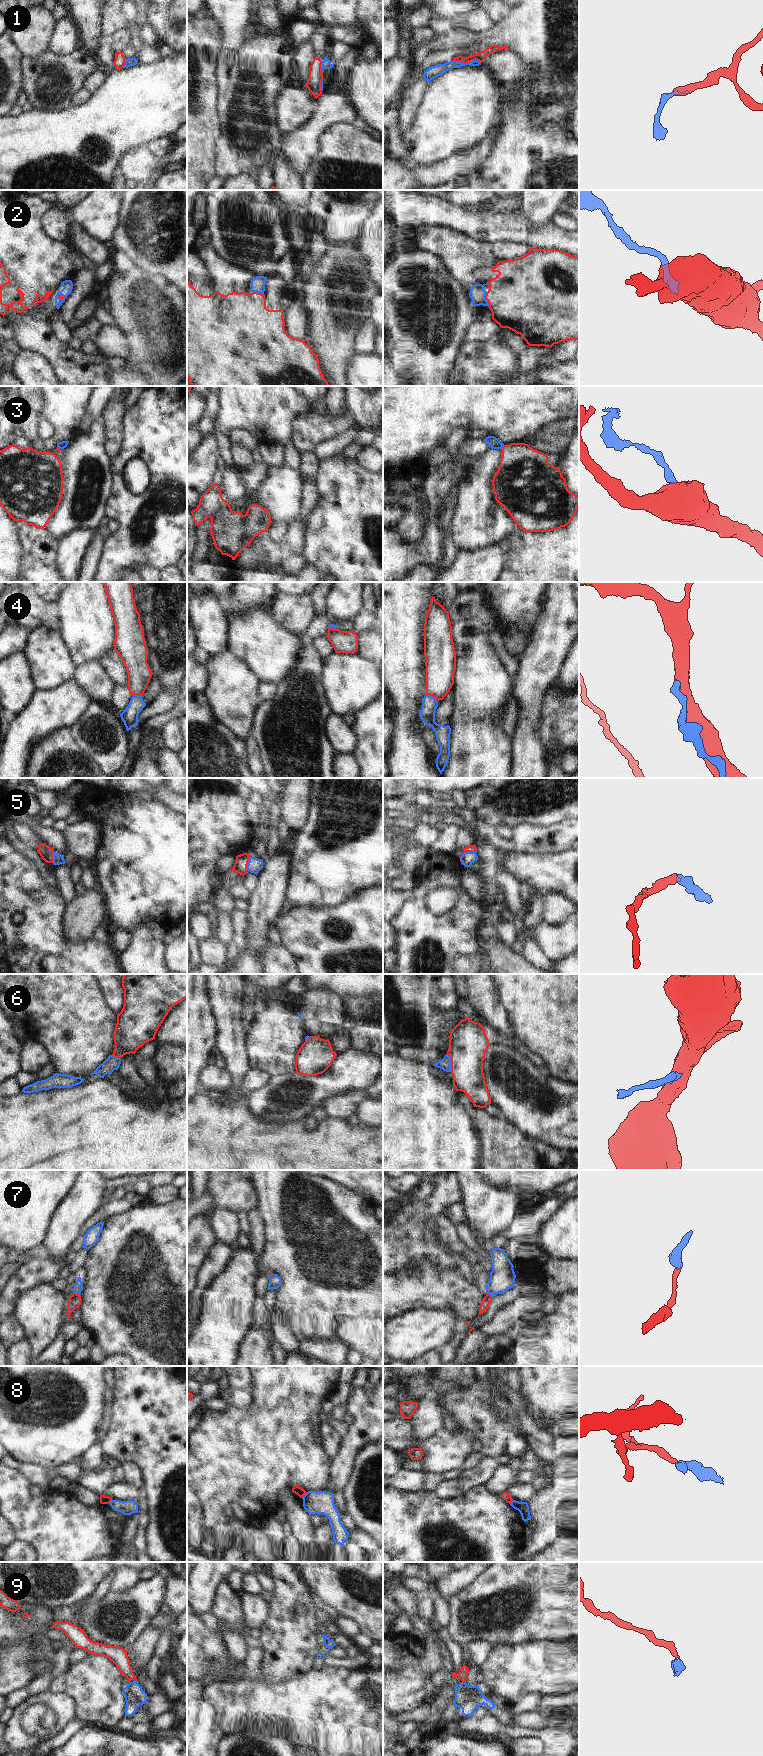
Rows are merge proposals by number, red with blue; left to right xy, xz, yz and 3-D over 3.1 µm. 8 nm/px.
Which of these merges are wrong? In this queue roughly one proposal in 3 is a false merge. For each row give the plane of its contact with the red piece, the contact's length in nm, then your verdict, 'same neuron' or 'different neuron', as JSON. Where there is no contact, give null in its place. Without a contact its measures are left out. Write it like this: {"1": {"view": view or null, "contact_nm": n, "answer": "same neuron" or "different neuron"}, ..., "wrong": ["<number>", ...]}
{"1": {"view": "yz", "contact_nm": 240, "answer": "same neuron"}, "2": {"view": "yz", "contact_nm": 110, "answer": "same neuron"}, "3": {"view": "yz", "contact_nm": 50, "answer": "different neuron"}, "4": {"view": "yz", "contact_nm": 110, "answer": "different neuron"}, "5": {"view": "yz", "contact_nm": 140, "answer": "same neuron"}, "6": {"view": "yz", "contact_nm": 150, "answer": "same neuron"}, "7": {"view": "xy", "contact_nm": 60, "answer": "same neuron"}, "8": {"view": "xz", "contact_nm": 70, "answer": "different neuron"}, "9": {"view": "yz", "contact_nm": 30, "answer": "same neuron"}, "wrong": ["3", "4", "8"]}

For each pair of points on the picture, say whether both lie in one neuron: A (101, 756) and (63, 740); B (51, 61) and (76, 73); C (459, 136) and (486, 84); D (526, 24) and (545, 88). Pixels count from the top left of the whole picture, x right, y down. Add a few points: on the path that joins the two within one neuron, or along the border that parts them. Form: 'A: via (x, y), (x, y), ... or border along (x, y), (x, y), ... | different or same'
A: border along (68, 729), (74, 744), (93, 763) | different
B: via (57, 67), (63, 73), (70, 73) | same
C: via (459, 123), (459, 111), (473, 97) | same
D: border along (563, 82), (536, 74), (526, 92) | different

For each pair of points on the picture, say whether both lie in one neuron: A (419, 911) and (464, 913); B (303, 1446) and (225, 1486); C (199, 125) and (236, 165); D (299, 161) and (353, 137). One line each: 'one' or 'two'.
A: one
B: one
C: two
D: two

